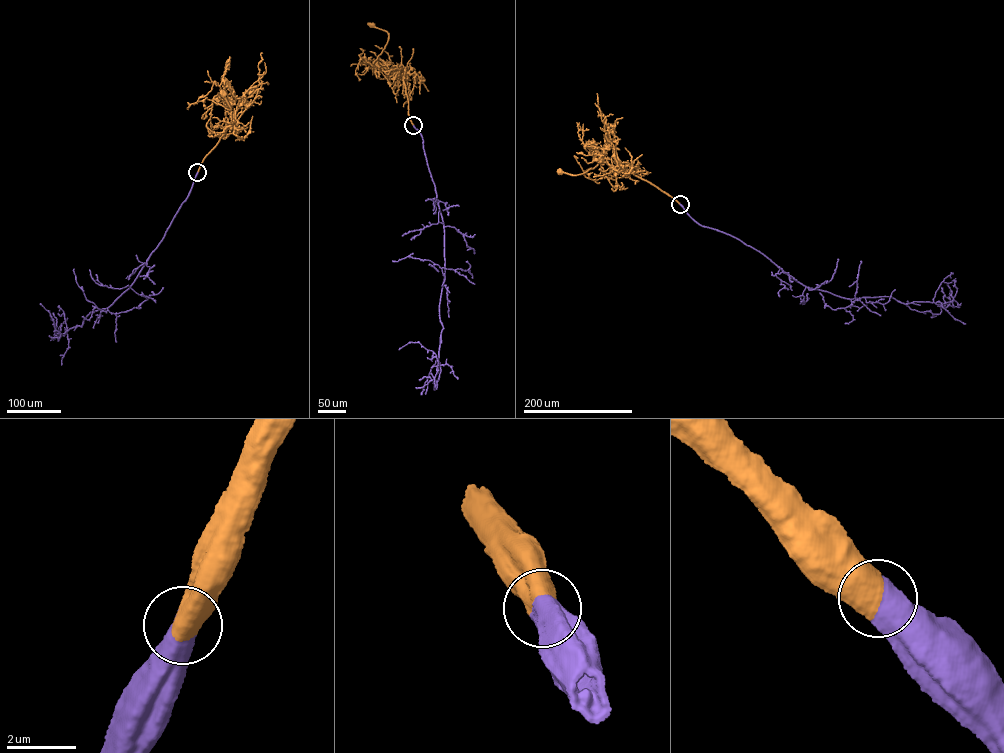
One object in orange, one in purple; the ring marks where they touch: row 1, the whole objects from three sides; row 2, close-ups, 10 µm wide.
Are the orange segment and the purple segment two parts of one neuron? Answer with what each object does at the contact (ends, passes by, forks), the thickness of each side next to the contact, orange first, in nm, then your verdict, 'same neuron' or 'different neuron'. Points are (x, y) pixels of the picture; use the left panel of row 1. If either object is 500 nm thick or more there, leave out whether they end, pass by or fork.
750/700 nm | same neuron

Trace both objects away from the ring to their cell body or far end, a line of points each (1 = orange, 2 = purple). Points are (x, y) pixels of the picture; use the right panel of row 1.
1: (680, 204), (626, 169), (608, 142), (609, 148), (594, 167), (573, 175), (560, 171)
2: (680, 204), (695, 221), (738, 239), (806, 286), (852, 299), (933, 302), (941, 311), (912, 310), (908, 301)

